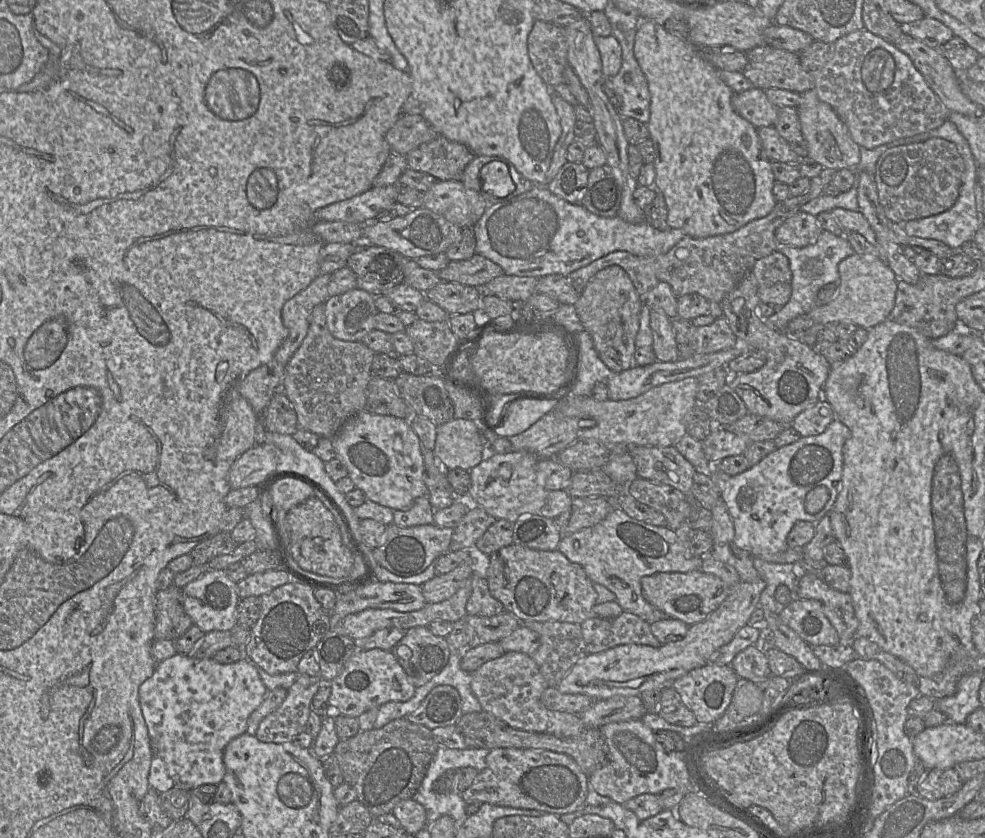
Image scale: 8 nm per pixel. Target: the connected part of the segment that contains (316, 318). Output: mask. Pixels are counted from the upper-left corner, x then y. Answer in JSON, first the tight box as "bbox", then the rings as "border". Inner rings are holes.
{"bbox":[281,303,375,438],"border":[[[325,303],[316,305],[307,335],[286,366],[281,389],[296,412],[299,428],[332,438],[351,417],[363,411],[375,354],[361,341],[335,338],[327,327]]]}

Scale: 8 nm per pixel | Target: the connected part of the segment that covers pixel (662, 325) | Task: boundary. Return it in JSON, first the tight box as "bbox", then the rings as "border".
{"bbox":[650,310,679,361],"border":[[[650,310],[650,328],[653,337],[652,350],[657,361],[679,360],[678,345],[674,338],[671,319],[662,310]]]}

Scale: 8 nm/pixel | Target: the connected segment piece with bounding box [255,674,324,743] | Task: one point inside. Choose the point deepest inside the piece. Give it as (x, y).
(290, 718)

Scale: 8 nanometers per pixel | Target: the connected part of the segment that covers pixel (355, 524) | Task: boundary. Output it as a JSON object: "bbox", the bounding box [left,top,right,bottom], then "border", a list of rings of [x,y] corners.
{"bbox":[258,426,361,542],"border":[[[265,426],[263,433],[259,435],[258,443],[274,444],[281,450],[280,461],[274,473],[298,473],[320,485],[337,503],[350,524],[353,536],[361,542],[360,519],[355,514],[355,509],[347,502],[345,494],[338,490],[336,483],[325,471],[325,462],[314,452],[304,449],[292,435],[266,431]]]}

